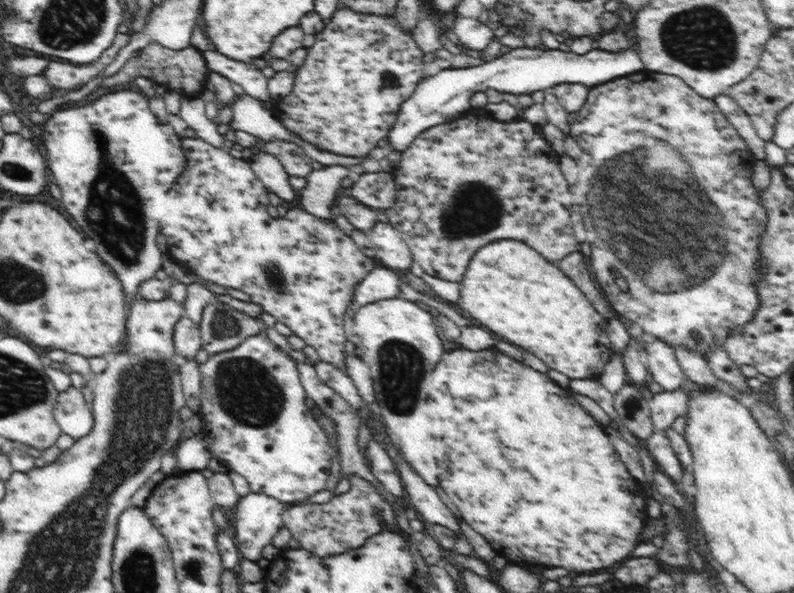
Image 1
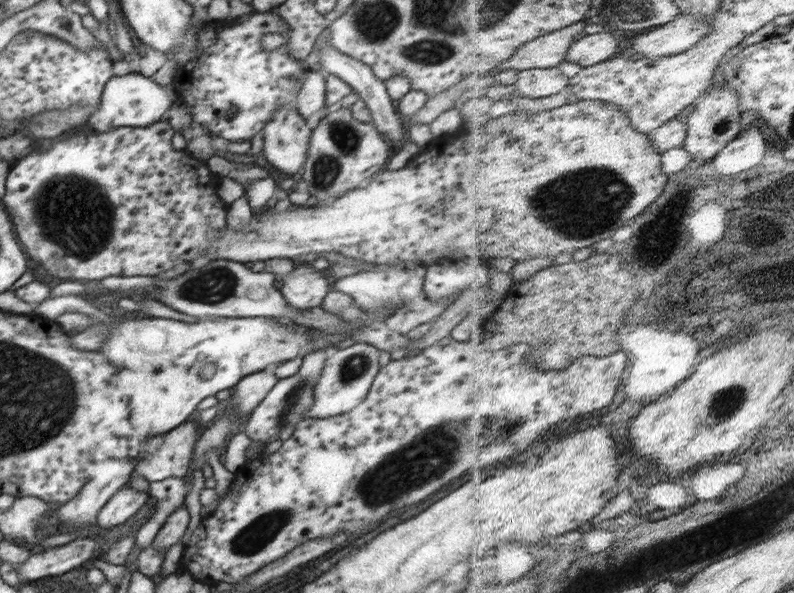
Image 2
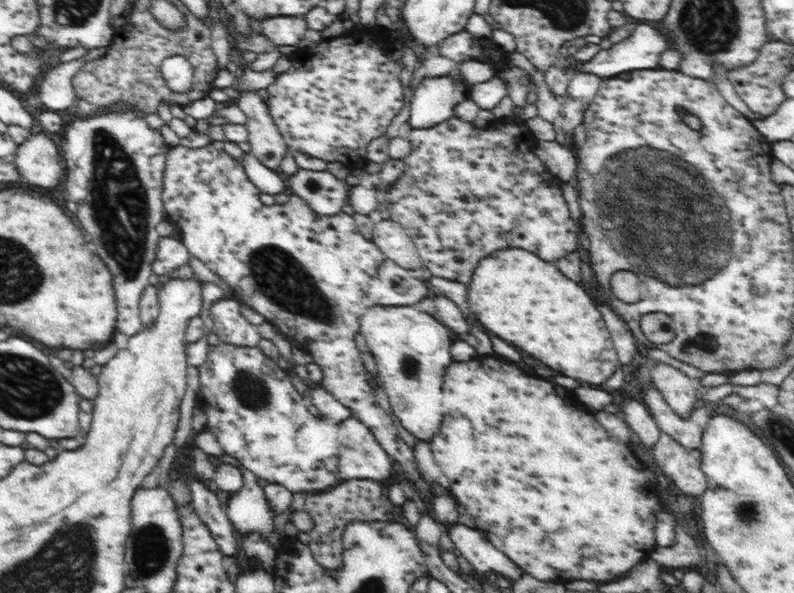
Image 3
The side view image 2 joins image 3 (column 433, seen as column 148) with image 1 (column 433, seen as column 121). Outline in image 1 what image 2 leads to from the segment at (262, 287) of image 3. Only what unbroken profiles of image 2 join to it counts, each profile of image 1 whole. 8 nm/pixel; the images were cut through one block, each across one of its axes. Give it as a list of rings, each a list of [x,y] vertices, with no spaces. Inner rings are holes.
[[[401,454],[399,458],[396,458],[396,462],[398,462],[398,475],[408,492],[408,498],[410,498],[409,502],[417,510],[420,518],[426,524],[437,524],[448,528],[458,537],[462,536],[462,529],[458,525],[457,518],[442,502],[436,489],[416,475],[414,469],[403,459]]]

